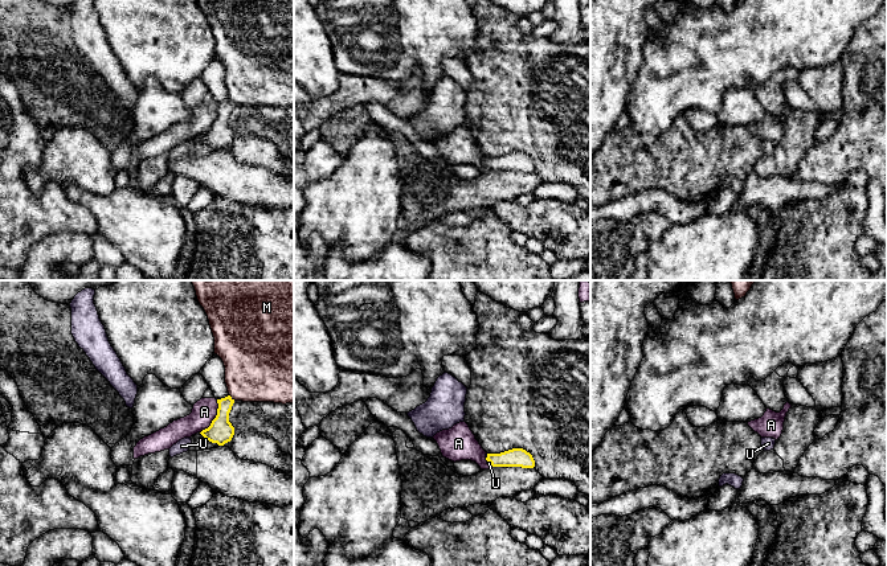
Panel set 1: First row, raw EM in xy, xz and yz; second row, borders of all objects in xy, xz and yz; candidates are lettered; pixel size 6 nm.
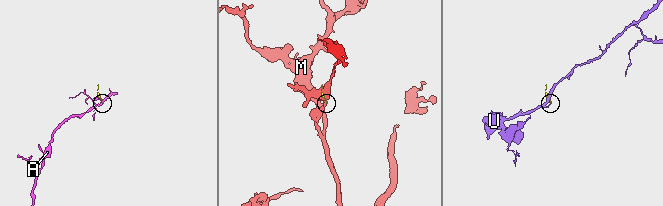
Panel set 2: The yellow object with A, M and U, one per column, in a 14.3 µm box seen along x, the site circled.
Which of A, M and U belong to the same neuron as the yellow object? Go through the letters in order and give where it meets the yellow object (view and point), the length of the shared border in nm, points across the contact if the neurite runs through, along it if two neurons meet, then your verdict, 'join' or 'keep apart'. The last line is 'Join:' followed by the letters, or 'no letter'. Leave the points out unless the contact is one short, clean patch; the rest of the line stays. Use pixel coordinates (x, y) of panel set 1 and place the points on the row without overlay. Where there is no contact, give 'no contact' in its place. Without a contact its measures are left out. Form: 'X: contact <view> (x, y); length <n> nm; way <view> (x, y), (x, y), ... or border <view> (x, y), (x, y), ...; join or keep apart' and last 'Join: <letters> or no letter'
A: contact xy (216, 121); length 240 nm; keep apart
M: contact xy (231, 101); length 50 nm; keep apart
U: contact xz (490, 165); length 40 nm; way xz (516, 160), (490, 165), (489, 167); join
Join: U

